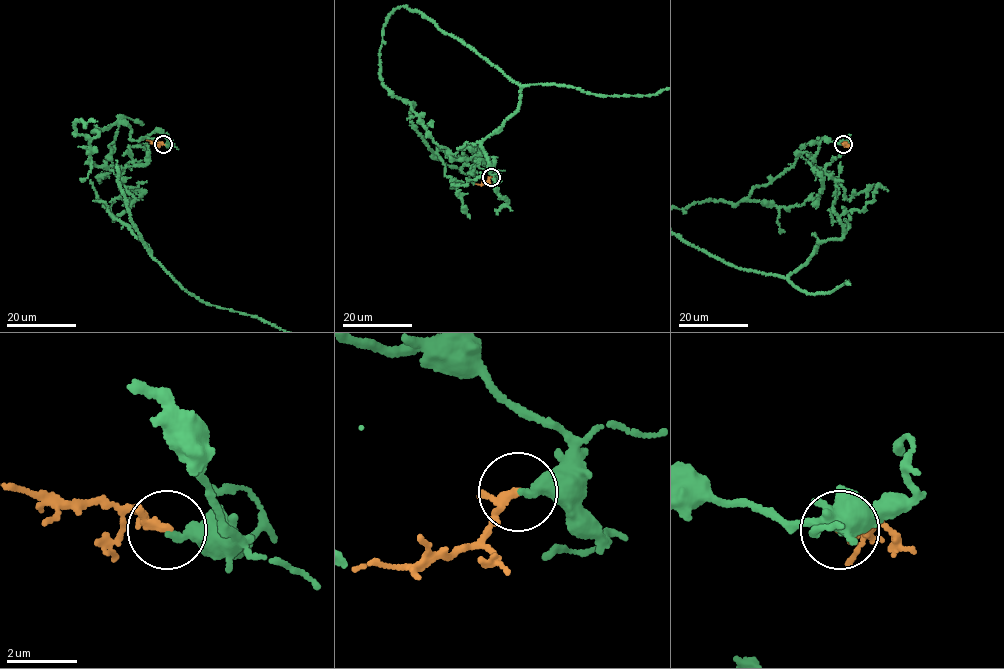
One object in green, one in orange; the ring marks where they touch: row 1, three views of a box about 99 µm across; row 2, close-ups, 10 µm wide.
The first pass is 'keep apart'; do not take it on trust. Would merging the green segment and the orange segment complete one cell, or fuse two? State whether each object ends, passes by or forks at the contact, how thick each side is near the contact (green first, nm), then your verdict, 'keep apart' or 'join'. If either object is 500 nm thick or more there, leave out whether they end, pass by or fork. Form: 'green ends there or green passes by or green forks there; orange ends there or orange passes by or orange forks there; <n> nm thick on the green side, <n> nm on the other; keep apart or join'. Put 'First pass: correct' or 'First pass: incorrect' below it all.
green ends there; orange ends there; 280 nm thick on the green side, 240 nm on the other; keep apart
First pass: correct

